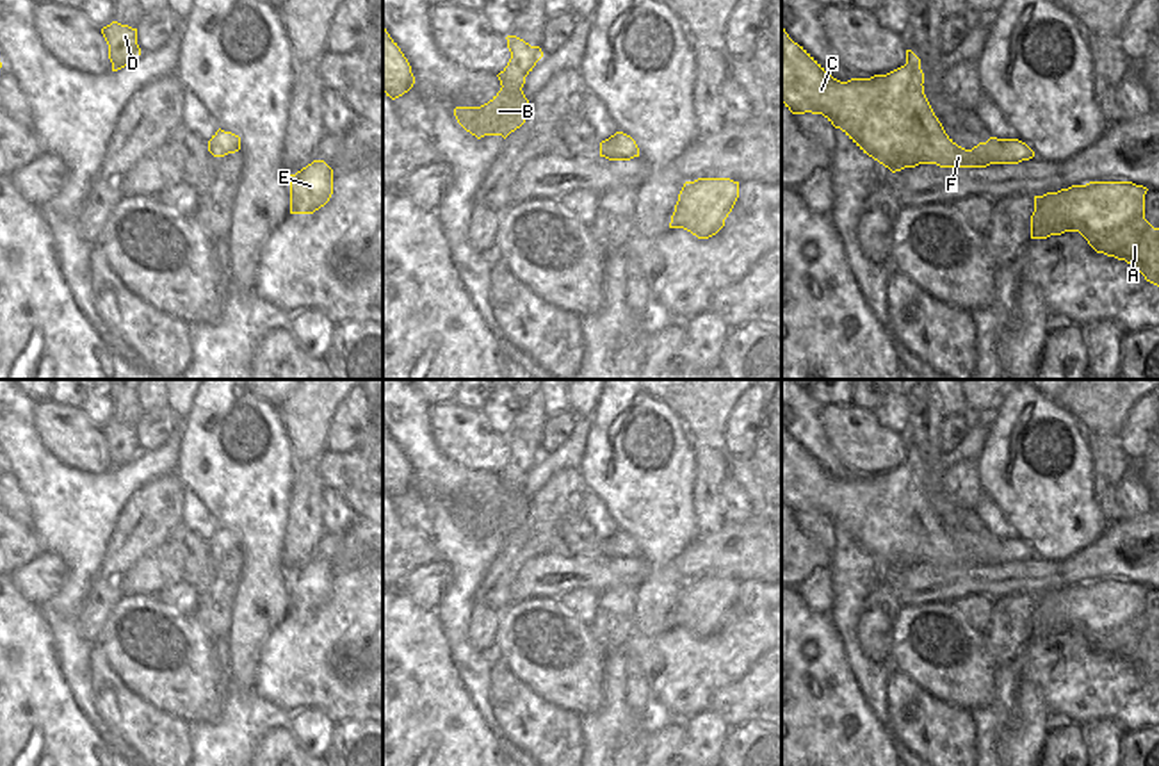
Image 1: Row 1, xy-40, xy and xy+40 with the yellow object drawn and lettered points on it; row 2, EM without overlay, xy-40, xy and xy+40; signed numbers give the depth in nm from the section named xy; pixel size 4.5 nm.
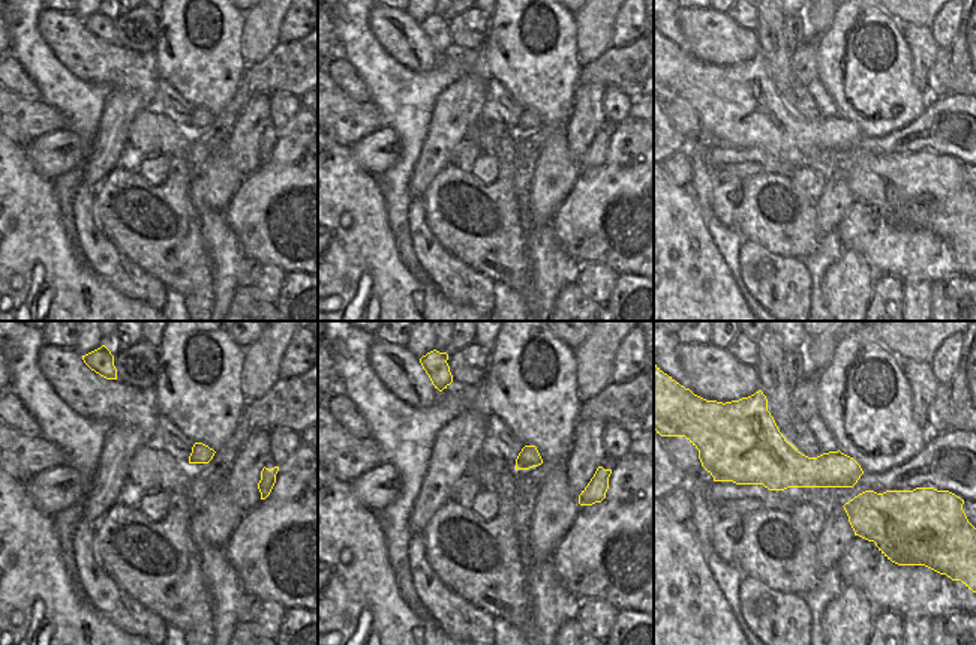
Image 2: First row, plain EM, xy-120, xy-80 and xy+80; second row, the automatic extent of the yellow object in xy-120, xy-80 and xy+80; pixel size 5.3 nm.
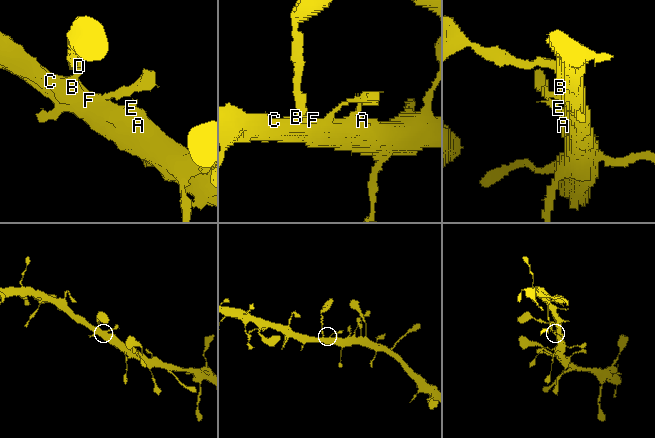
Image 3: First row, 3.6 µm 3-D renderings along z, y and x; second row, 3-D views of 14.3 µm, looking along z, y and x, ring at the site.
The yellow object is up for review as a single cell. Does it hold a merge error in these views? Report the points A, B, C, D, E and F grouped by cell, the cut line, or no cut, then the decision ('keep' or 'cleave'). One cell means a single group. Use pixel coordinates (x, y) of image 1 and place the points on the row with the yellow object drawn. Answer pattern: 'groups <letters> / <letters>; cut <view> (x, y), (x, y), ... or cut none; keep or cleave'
groups A B C E F / D; cut xy+40 (905, 65), (923, 82); cleave

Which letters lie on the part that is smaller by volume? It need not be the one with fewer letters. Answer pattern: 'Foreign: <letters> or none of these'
Foreign: D

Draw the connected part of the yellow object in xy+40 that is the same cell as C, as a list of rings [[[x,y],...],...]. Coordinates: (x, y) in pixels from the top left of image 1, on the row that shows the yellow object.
[[[782,29],[782,103],[792,114],[823,114],[840,128],[863,153],[888,167],[892,173],[919,164],[940,167],[986,167],[990,164],[1018,164],[1034,157],[1034,151],[1018,139],[990,137],[972,150],[958,146],[935,116],[920,77],[906,64],[871,78],[833,78],[803,46],[794,43]]]

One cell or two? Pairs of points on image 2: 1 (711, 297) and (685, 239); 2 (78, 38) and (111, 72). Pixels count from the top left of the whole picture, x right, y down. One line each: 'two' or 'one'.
1: one
2: one

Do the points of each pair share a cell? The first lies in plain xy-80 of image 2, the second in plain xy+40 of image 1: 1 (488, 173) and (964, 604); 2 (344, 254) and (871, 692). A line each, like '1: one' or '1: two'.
1: one
2: two

